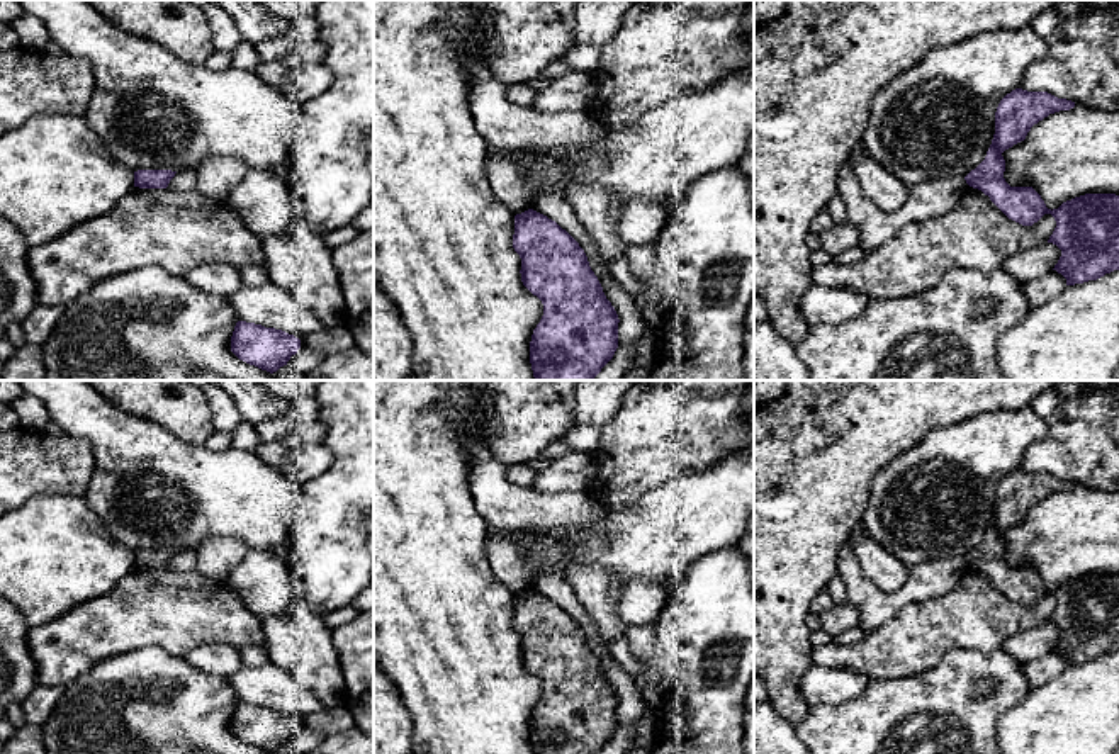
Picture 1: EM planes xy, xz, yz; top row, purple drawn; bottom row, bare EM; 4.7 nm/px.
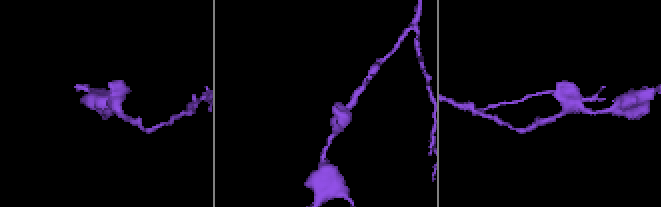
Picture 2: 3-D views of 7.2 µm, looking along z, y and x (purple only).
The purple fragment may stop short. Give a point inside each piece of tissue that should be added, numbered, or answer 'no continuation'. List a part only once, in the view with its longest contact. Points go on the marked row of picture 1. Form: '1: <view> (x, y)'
no continuation

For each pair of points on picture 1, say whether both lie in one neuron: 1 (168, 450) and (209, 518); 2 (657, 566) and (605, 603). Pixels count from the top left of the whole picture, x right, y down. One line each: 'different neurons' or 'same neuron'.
1: same neuron
2: different neurons

